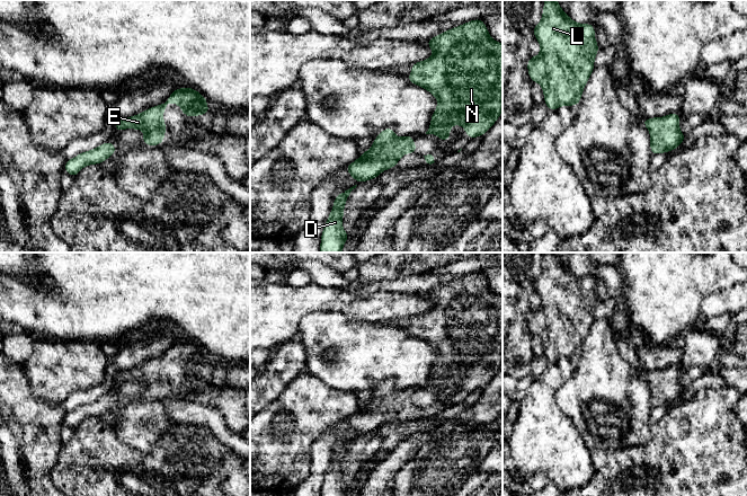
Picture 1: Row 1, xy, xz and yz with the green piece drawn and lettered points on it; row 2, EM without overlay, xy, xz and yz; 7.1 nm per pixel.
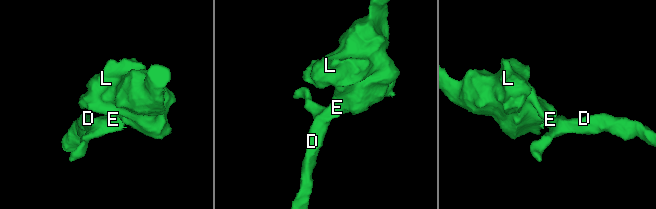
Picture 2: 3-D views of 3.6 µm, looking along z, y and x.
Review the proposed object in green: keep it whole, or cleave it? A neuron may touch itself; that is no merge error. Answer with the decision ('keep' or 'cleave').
keep

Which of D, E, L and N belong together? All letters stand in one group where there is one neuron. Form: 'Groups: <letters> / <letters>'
Groups: D E L N

